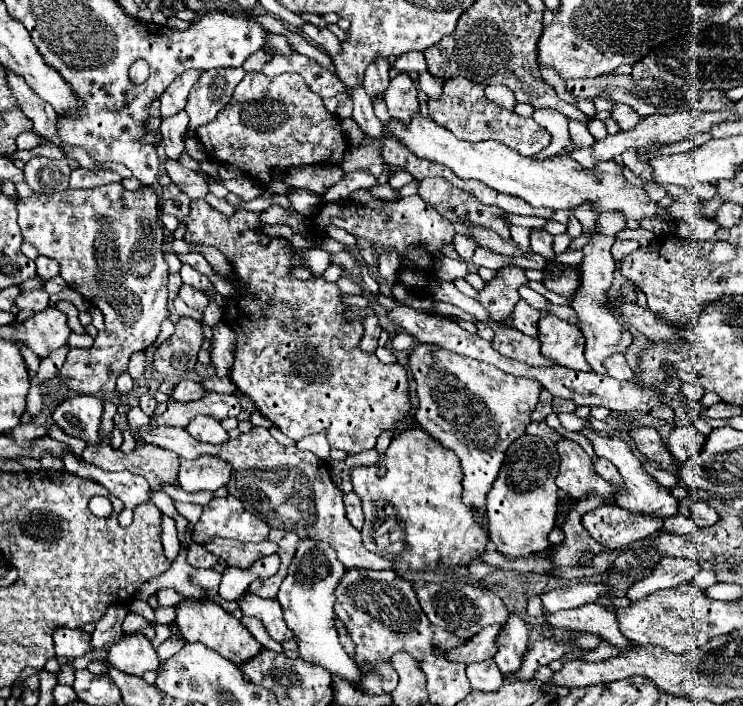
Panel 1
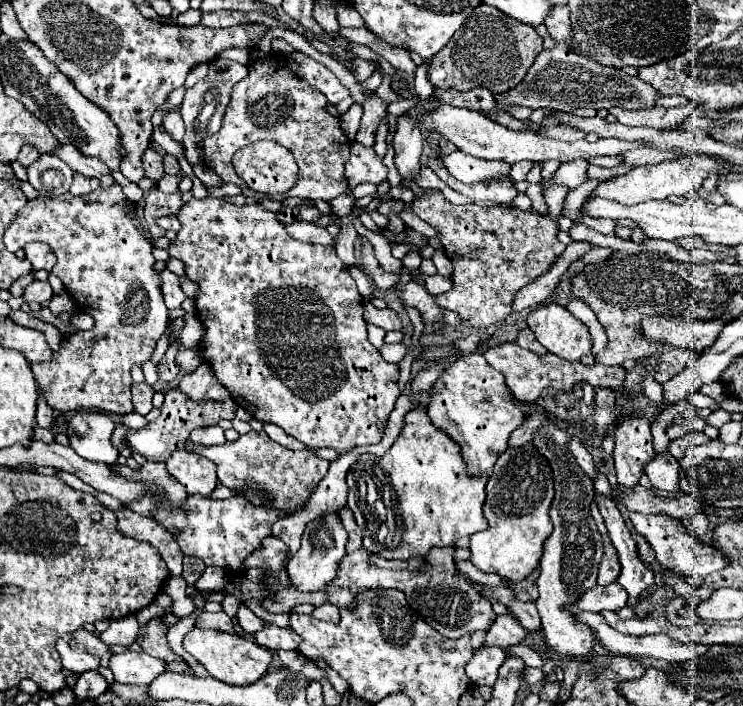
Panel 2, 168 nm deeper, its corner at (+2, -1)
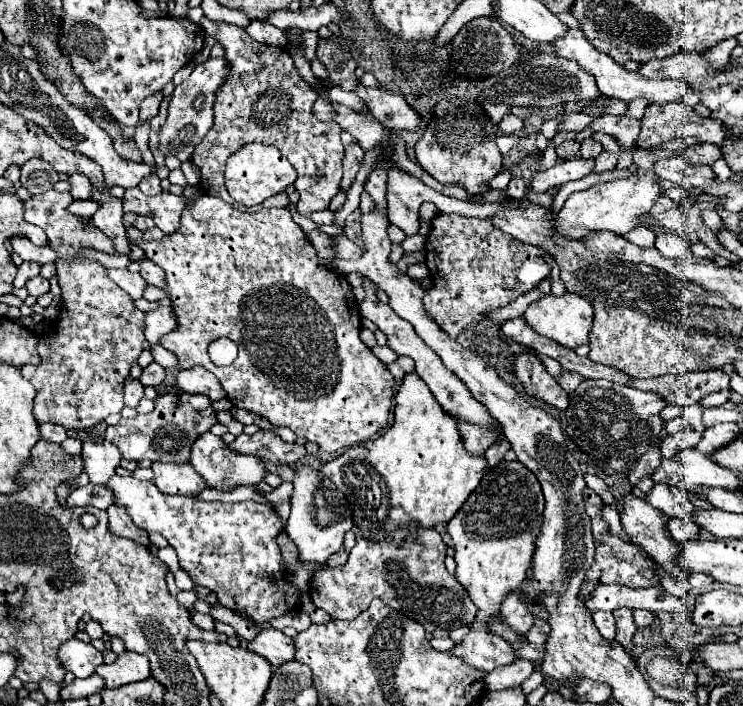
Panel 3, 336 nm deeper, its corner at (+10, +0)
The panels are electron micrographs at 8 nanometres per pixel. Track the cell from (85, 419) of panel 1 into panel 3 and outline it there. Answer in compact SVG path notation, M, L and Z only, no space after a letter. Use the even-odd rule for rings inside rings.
M86 440L82 448L84 472L88 474L90 484L106 484L120 466L122 454L108 440Z

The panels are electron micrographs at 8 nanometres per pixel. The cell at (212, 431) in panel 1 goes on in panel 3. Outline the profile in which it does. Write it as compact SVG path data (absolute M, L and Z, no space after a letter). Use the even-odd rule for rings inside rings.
M212 432L202 434L202 438L198 438L198 442L194 442L190 464L206 480L208 488L214 488L220 492L232 492L234 488L240 488L240 486L258 486L268 474L268 470L260 458L248 456L248 454L238 454L238 452L230 450L224 444L224 440L214 436Z

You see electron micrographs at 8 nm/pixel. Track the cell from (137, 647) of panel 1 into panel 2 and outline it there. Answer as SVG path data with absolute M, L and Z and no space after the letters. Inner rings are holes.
M126 651L122 655L112 655L108 661L114 679L126 685L150 685L160 673L164 673L164 665L162 659L150 657L144 651Z

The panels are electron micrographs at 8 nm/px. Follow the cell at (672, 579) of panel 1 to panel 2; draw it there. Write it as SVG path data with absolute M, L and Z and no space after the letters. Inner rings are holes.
M630 511L628 517L630 517L634 529L652 545L658 563L662 567L666 567L666 569L672 569L674 573L706 577L706 575L718 571L718 569L722 569L726 565L724 555L720 551L716 551L712 545L704 545L698 537L690 535L686 531L686 527L682 527L682 521L678 521L678 519L670 517L670 515L664 515L664 513L642 515L642 513Z

